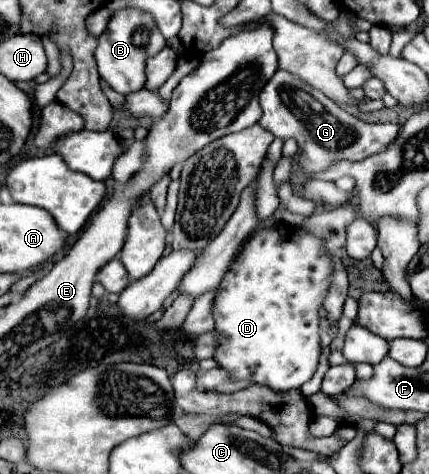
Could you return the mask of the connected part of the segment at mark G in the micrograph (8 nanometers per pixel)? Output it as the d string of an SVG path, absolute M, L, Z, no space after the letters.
M287 70L275 72L275 76L265 84L263 92L259 94L259 100L263 108L259 126L263 126L275 138L297 140L297 162L307 180L313 180L315 174L331 168L343 158L363 160L371 154L381 152L399 132L399 124L369 124L355 118L333 100L329 100L323 92L303 82L303 78L295 78Z

